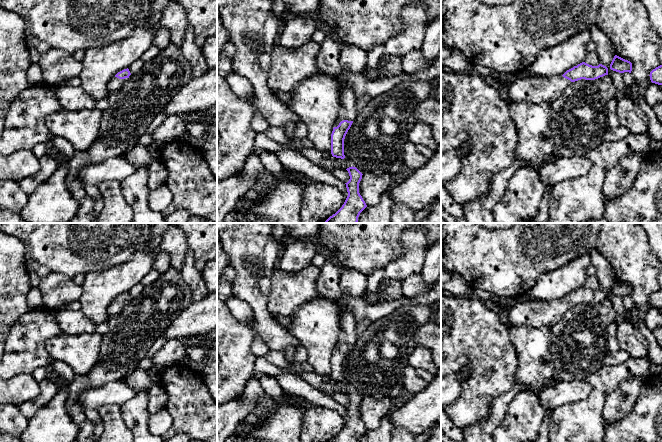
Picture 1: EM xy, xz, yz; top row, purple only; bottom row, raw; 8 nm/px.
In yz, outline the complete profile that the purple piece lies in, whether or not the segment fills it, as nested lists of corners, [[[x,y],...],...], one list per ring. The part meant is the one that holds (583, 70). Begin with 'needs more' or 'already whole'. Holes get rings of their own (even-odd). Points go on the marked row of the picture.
needs more; [[[585,62],[567,70],[562,76],[517,77],[510,85],[506,99],[512,102],[529,101],[534,104],[553,103],[572,83],[581,79],[595,80],[608,75],[608,68],[602,64],[592,66]]]

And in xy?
needs more; [[[127,68],[118,72],[114,77],[112,77],[107,84],[107,95],[104,98],[97,101],[96,108],[98,108],[101,111],[104,111],[108,106],[109,95],[112,92],[120,90],[127,83],[130,75],[131,73]]]

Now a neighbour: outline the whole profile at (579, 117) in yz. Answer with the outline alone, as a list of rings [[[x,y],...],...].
[[[609,75],[572,82],[550,104],[550,129],[556,157],[584,157],[604,140],[608,126],[607,102],[617,88]]]

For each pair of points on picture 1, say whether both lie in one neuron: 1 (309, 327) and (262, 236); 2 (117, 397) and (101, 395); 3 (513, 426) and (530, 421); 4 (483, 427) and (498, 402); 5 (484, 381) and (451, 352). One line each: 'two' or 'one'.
1: two
2: one
3: one
4: one
5: one

